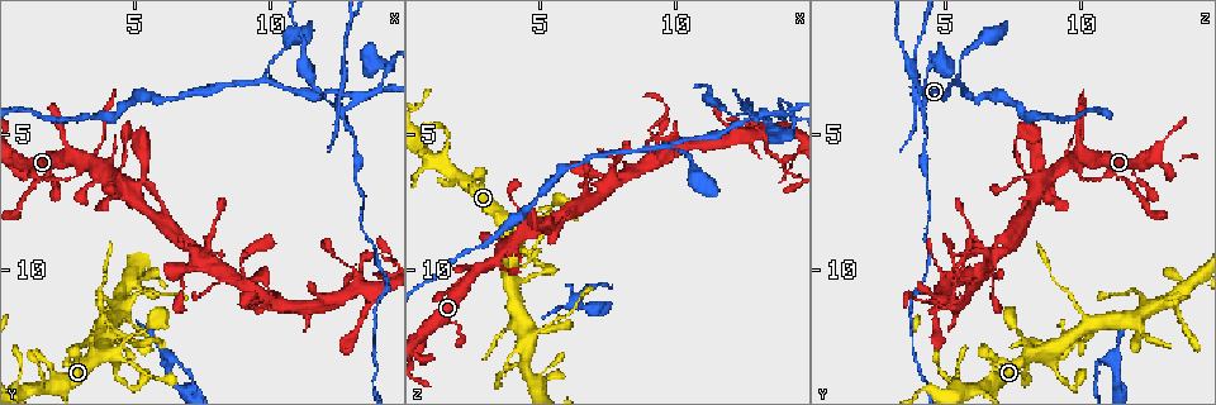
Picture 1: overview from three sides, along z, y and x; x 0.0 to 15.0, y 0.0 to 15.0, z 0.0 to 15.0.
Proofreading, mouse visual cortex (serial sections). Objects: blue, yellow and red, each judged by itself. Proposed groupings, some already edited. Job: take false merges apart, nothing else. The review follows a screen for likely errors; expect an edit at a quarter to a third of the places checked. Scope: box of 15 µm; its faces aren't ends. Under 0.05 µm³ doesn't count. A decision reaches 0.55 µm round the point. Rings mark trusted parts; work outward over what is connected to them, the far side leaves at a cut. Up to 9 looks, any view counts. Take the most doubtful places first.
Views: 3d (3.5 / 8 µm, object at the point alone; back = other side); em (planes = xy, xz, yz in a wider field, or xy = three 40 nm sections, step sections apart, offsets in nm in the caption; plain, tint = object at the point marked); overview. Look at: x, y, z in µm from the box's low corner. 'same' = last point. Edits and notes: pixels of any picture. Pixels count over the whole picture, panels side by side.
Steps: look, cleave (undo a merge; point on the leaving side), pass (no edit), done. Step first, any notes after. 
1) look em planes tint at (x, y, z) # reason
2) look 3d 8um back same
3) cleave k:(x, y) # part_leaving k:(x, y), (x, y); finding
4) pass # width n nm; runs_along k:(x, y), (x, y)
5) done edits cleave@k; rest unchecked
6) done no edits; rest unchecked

look 3d 8um at (9.3, 11.2, 5.4) # thick turns thin

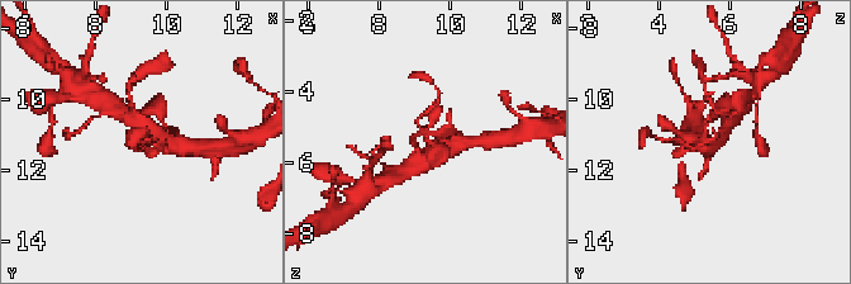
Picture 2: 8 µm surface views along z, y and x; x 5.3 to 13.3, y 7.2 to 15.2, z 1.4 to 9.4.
look 3d 3.5um back at (9.5, 11.2, 5.3) # zoom in

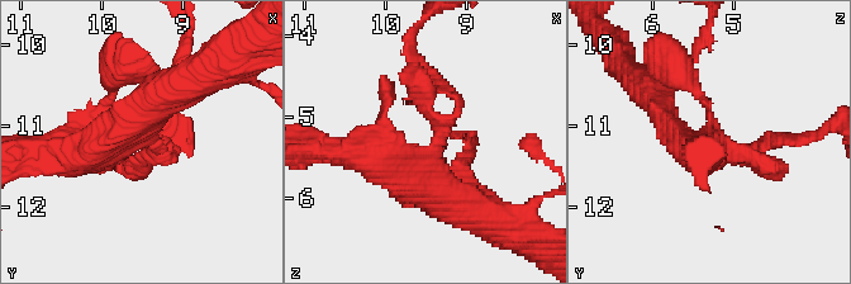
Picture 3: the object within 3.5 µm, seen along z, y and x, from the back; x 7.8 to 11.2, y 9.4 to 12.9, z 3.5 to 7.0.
look em xy step 1 tint at (9.40, 11.20, 5.35)

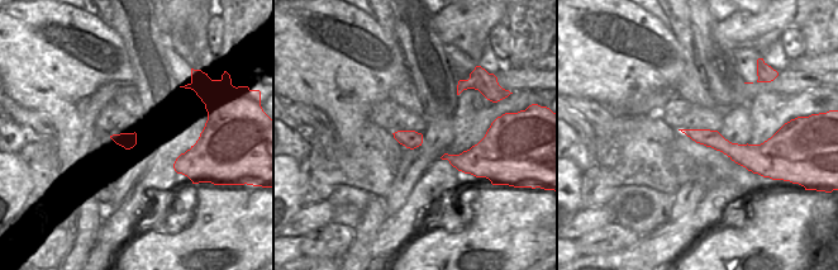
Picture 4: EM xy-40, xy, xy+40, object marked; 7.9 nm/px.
pass # all the same cell

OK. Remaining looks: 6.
look em xy step 5 tint at (9.9, 2.9, 5.3) # a fork

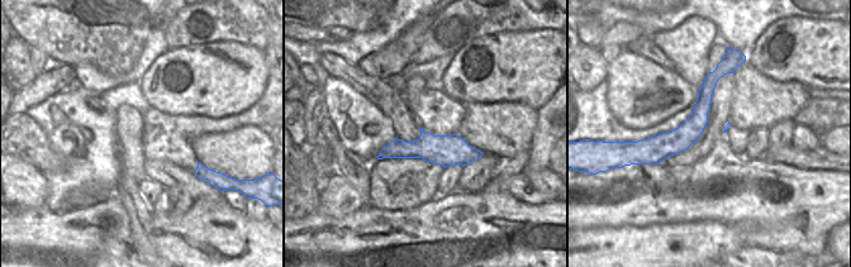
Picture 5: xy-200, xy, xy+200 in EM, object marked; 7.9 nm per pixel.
look 3d 3.5um back same

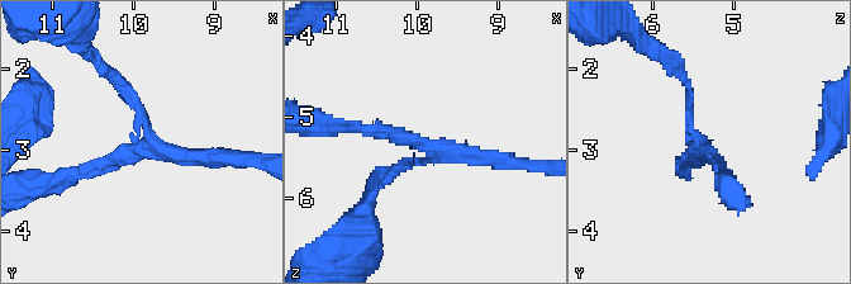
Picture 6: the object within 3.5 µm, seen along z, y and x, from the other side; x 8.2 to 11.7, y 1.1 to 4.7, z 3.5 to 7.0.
pass # width 240 nm; runs_along 6:(346, 128), (505, 161); one cell here

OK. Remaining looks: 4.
look 3d 3.5um at (13.2, 10.5, 5.0) # sharp bend

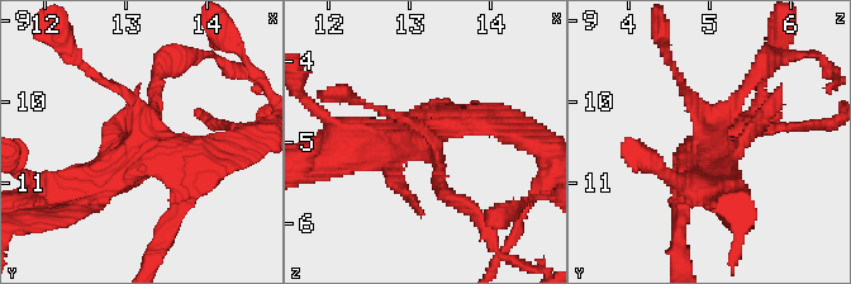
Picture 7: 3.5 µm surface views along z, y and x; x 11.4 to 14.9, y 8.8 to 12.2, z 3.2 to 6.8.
look em xy step 1 tint at (13.20, 10.50, 4.95)

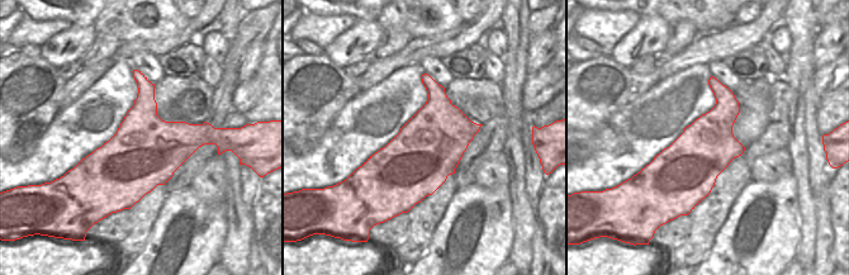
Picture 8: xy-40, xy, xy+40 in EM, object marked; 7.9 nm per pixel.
pass # runs_along 7:(77, 192), (124, 171), (158, 75); continuous, no second cell

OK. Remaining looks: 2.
look 3d 3.5um at (4.1, 12.4, 9.5) # thin arm on a thick one

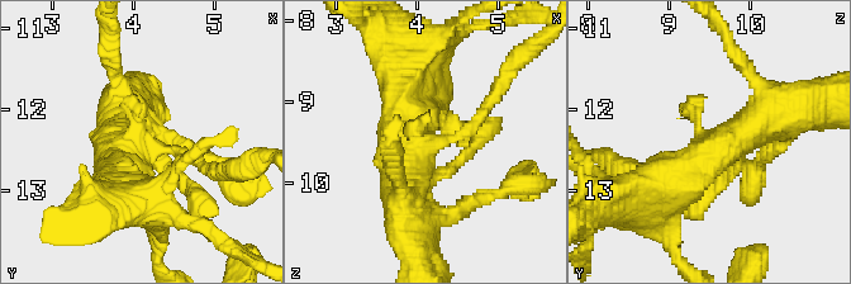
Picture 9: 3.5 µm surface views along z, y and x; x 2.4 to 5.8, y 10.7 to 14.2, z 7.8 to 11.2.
look em xy step 3 tint at (4.05, 12.50, 9.50)

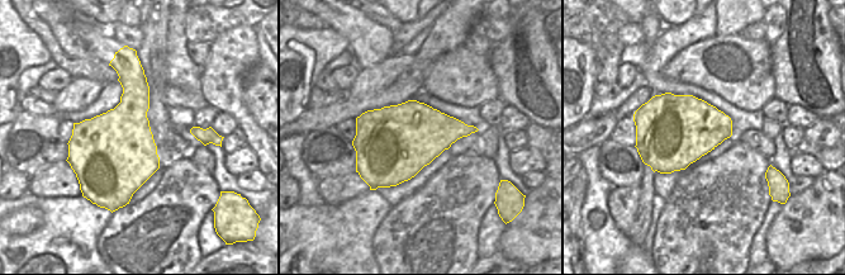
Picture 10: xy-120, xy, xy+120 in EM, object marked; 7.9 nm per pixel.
pass # runs_along 9:(643, 189), (676, 185), (787, 110); continuous, no second cell

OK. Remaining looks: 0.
done no edits; rest unchecked

